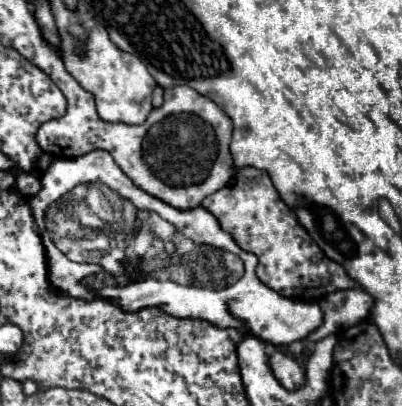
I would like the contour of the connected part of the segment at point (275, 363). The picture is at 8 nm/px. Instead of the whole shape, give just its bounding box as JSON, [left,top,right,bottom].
[269,352,305,390]

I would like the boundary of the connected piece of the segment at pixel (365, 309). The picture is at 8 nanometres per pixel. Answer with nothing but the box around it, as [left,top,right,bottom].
[307,288,373,342]

